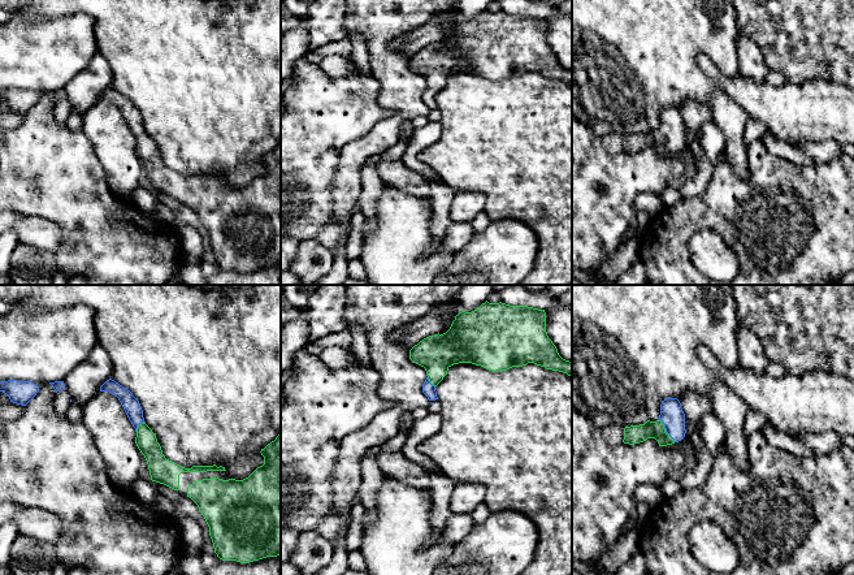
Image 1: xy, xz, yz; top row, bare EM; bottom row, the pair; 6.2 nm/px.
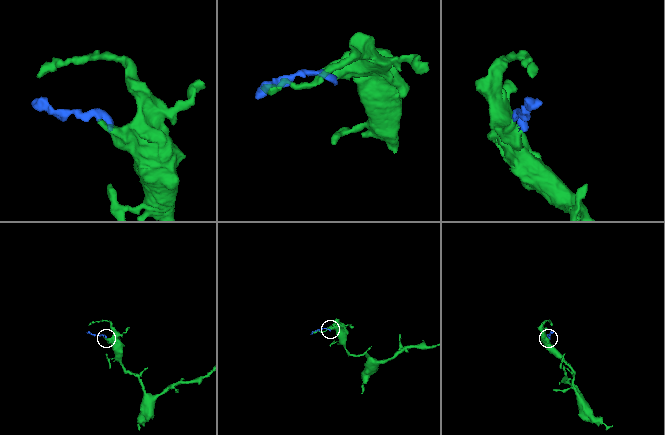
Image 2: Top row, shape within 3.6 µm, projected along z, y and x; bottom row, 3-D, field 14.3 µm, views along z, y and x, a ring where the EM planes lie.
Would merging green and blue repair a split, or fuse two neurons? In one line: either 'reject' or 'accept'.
accept

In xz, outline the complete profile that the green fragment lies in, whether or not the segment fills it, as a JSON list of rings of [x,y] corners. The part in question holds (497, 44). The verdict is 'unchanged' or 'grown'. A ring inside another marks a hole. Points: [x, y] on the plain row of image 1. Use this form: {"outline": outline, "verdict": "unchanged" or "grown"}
{"outline": [[[486,9],[472,21],[459,21],[446,42],[429,44],[415,53],[409,59],[409,68],[426,79],[422,101],[429,109],[438,108],[435,95],[447,83],[448,77],[459,72],[472,72],[493,81],[534,72],[572,85],[572,70],[559,64],[556,55],[547,44],[545,18],[502,10]]], "verdict": "grown"}

